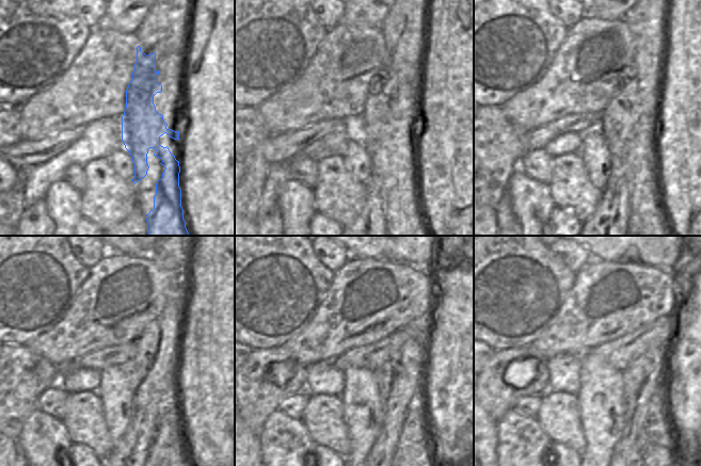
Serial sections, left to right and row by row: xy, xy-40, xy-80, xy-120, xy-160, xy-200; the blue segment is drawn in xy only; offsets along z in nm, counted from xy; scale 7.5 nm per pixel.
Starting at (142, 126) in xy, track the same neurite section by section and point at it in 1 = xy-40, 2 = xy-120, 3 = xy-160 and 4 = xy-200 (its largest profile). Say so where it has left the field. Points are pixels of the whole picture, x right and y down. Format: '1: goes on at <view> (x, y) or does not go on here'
1: goes on at xy-40 (380, 131)
2: goes on at xy-120 (143, 372)
3: goes on at xy-160 (398, 382)
4: goes on at xy-200 (640, 379)

